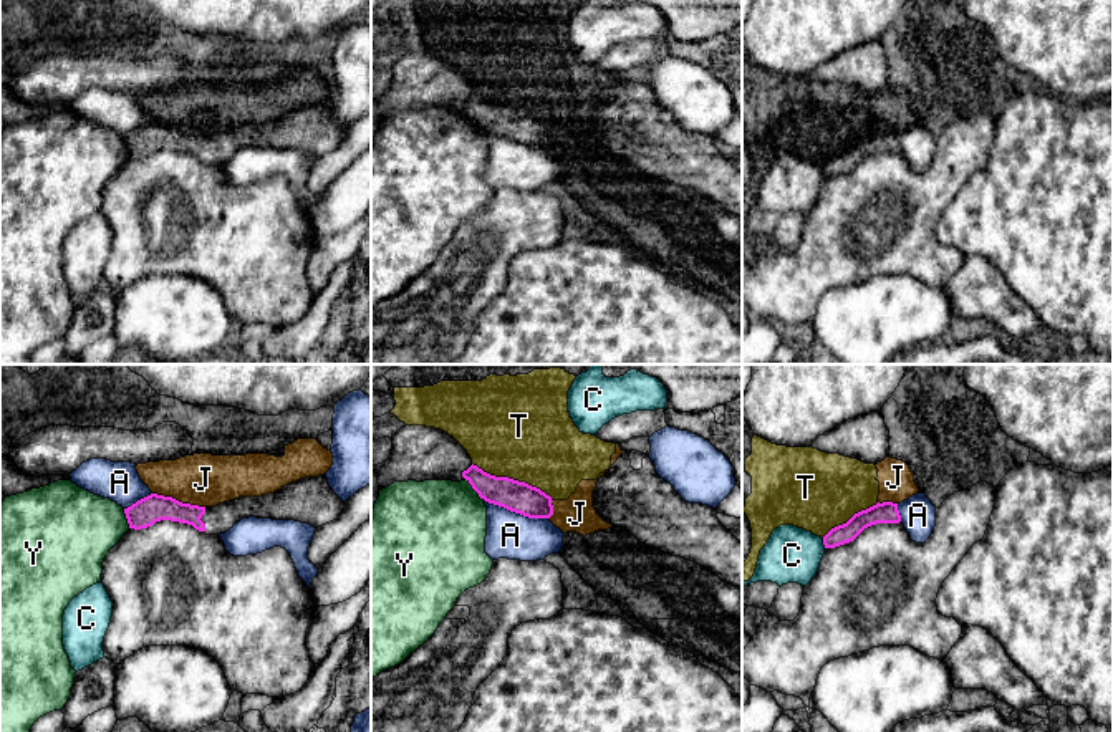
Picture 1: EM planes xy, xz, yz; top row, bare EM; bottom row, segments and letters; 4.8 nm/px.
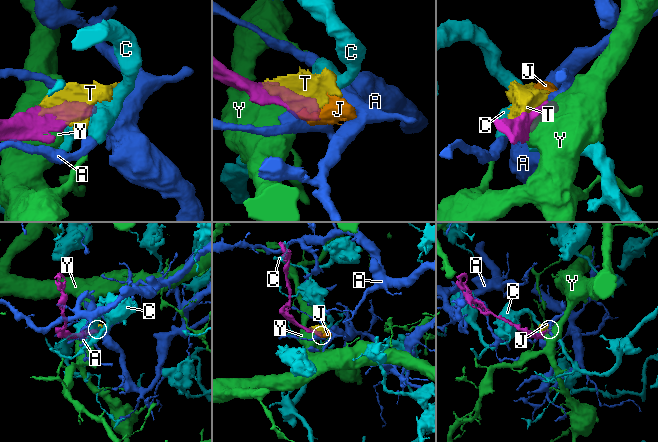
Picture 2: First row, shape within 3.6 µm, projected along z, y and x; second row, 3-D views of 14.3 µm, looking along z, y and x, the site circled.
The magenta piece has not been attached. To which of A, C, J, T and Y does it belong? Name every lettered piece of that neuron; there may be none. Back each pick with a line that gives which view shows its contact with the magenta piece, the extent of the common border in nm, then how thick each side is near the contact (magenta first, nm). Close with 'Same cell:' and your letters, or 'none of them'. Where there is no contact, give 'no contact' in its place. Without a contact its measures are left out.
Same cell: none of them

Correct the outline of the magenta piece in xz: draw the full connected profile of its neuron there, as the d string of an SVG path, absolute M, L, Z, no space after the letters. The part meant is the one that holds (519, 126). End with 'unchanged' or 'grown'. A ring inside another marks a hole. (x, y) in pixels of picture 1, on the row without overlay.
M474 93L462 101L462 106L489 132L528 147L550 147L553 144L552 126L525 111L490 104Z | unchanged

